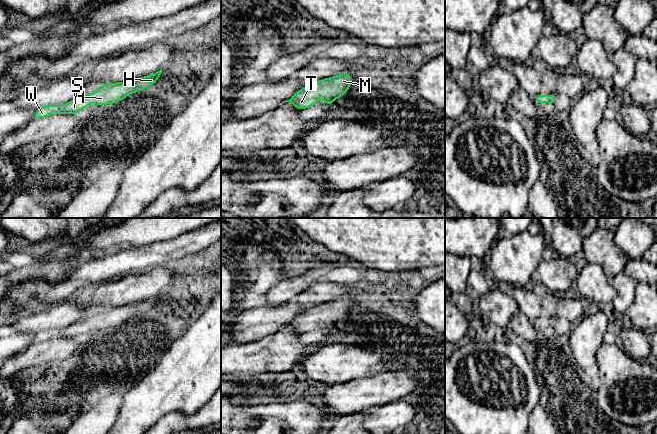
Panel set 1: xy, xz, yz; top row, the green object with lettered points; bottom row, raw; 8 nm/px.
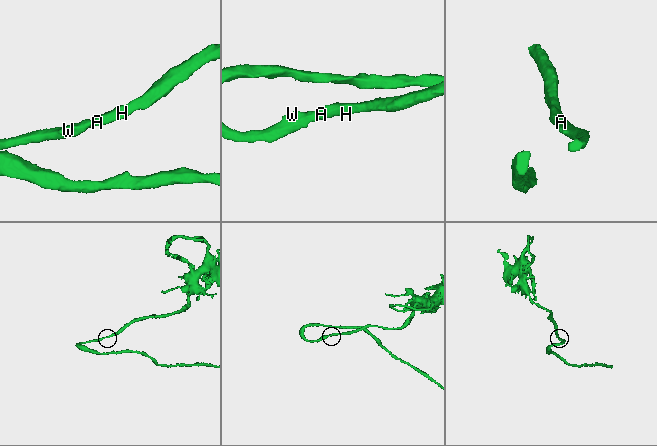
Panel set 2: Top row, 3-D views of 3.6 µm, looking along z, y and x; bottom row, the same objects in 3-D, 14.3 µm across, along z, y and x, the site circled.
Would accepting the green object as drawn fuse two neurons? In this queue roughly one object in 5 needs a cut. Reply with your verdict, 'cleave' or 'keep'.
keep

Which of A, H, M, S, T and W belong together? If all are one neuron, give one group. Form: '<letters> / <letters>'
A H M S T W

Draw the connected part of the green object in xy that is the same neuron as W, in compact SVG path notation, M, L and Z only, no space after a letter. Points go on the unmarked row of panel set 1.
M162 293L152 299L126 306L103 308L91 320L83 318L64 329L48 329L35 334L34 343L44 342L53 338L78 338L91 326L98 329L117 327L126 320L151 311L160 301Z

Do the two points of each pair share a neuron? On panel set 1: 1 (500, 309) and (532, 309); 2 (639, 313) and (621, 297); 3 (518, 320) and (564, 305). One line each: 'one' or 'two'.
1: one
2: two
3: one

